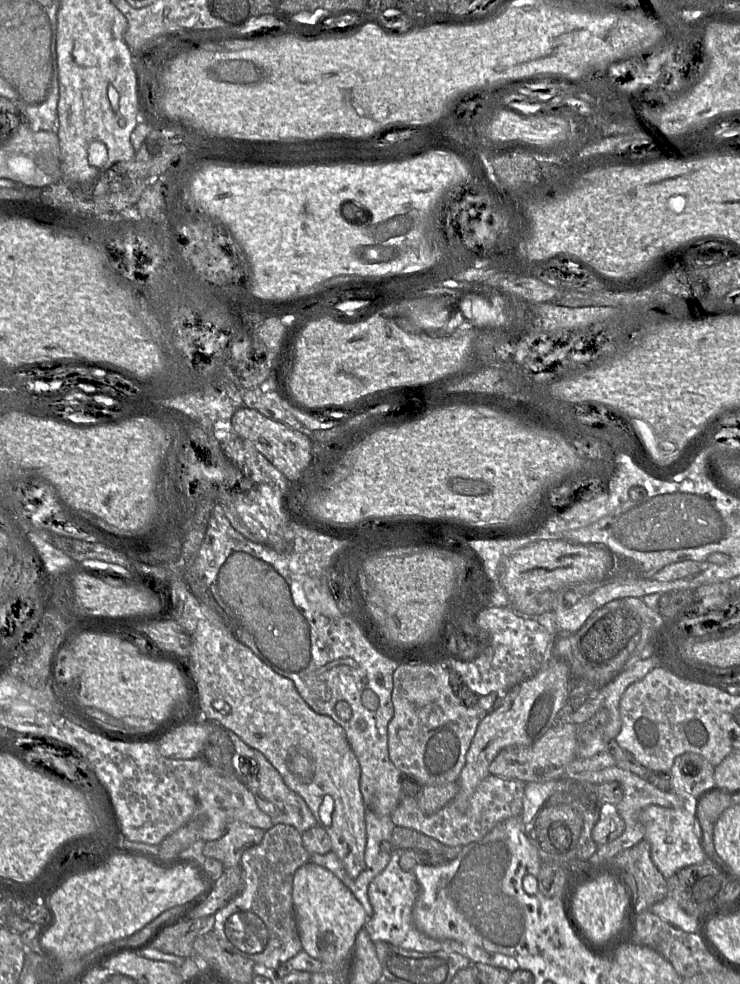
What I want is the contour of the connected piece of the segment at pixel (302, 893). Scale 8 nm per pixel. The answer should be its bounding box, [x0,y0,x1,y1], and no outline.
[293,861,368,964]

